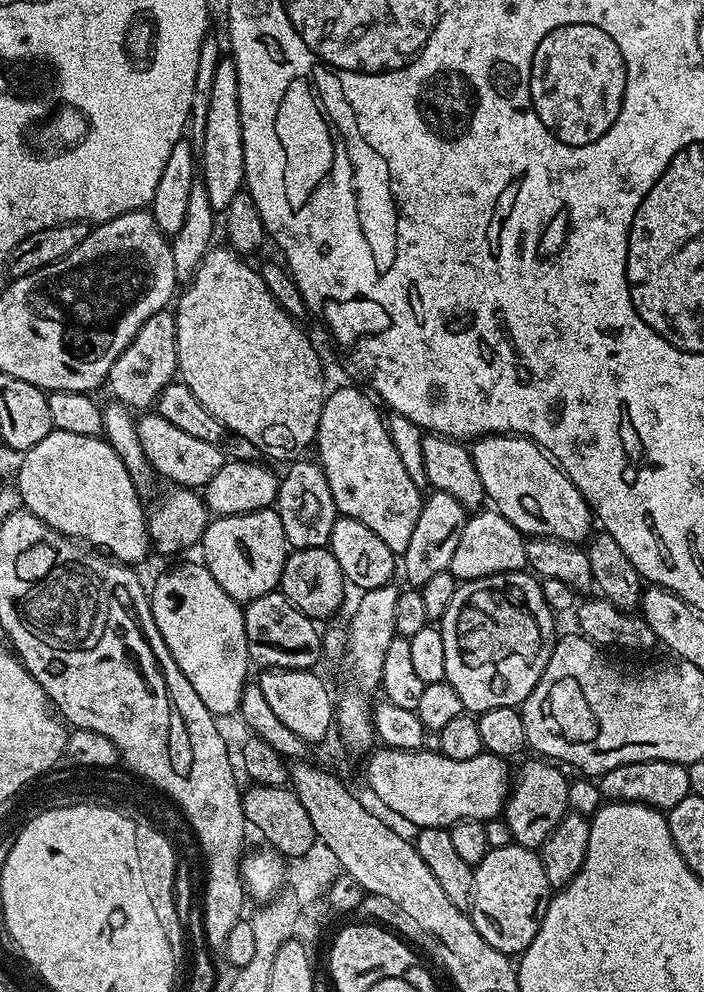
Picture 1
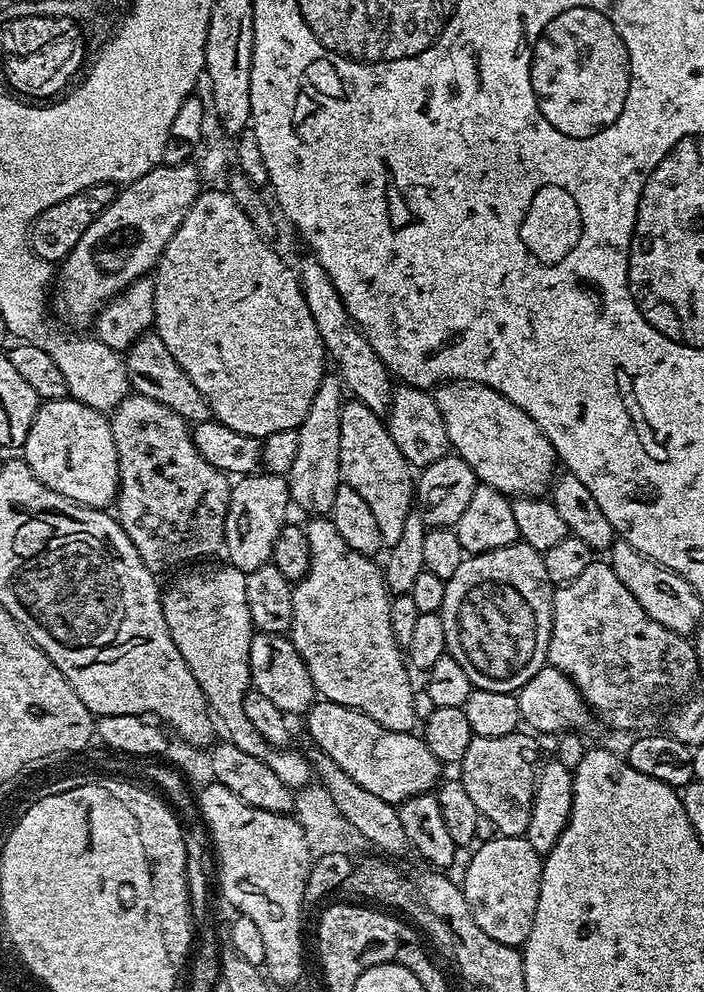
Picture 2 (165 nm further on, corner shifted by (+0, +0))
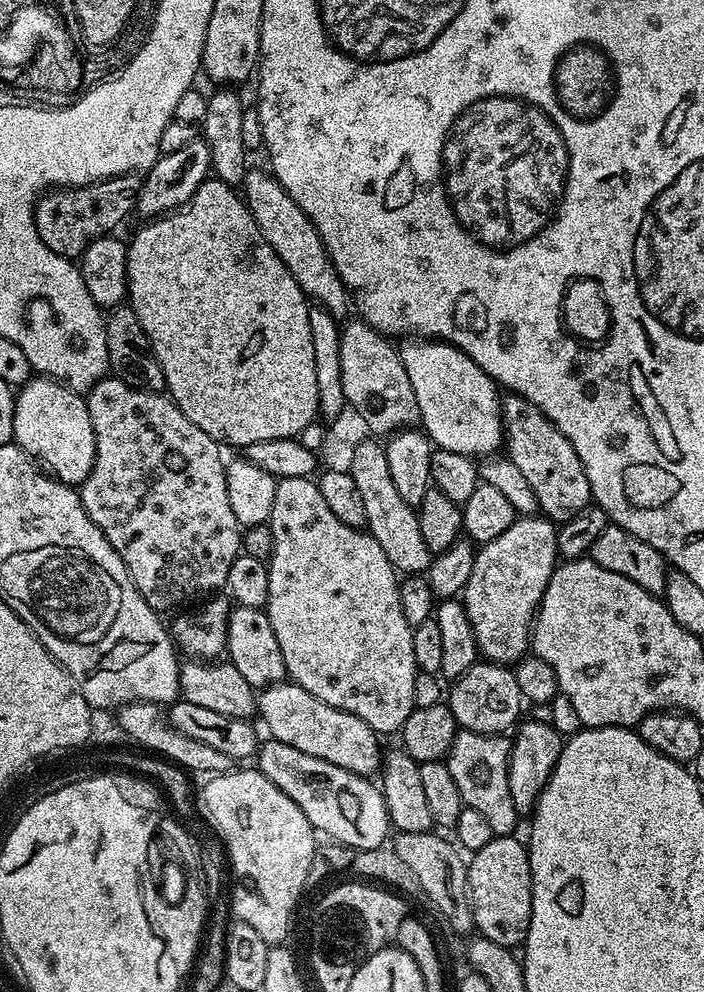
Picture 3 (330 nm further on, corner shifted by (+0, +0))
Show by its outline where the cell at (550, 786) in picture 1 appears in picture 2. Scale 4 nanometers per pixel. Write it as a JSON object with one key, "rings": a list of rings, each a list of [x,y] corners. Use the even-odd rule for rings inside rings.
{"rings":[[[513,734],[502,738],[482,738],[473,736],[470,746],[466,750],[463,762],[458,765],[458,779],[464,785],[466,794],[470,794],[471,801],[478,809],[481,817],[489,820],[501,836],[523,837],[528,830],[530,814],[532,813],[532,796],[536,793],[538,768],[532,763],[536,760],[536,744],[533,737]]]}

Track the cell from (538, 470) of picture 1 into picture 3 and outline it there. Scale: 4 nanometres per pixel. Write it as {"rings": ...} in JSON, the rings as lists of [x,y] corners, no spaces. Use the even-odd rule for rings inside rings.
{"rings":[[[422,340],[401,351],[421,410],[422,426],[438,448],[481,458],[493,455],[503,445],[506,428],[500,404],[501,391],[473,359],[456,345]]]}

